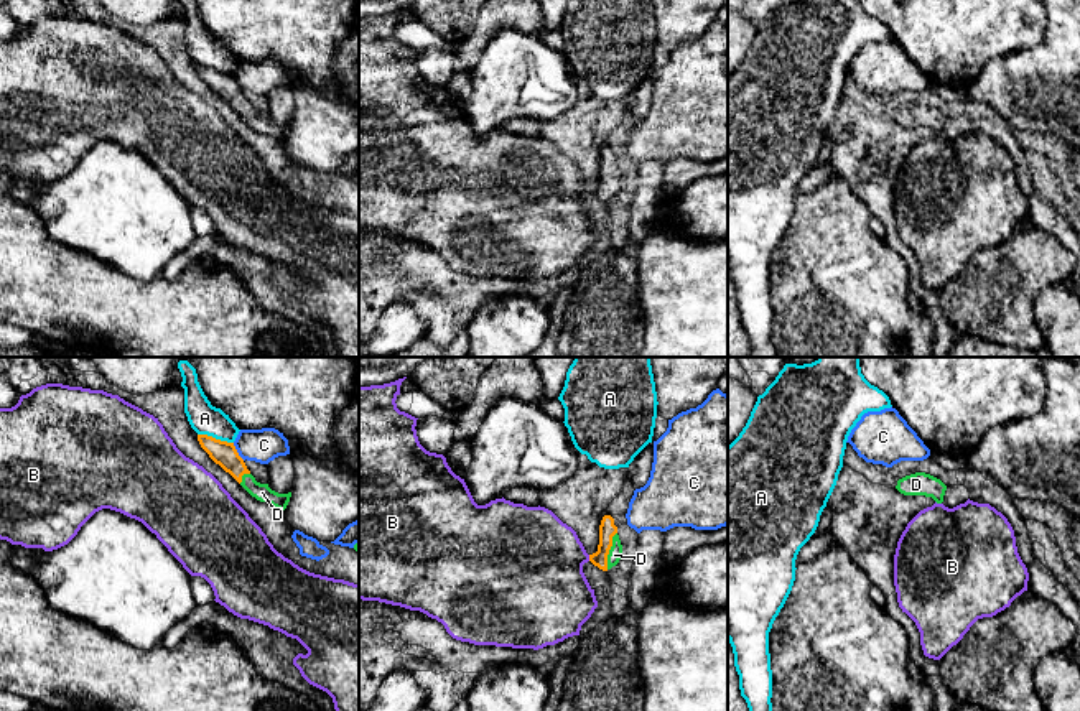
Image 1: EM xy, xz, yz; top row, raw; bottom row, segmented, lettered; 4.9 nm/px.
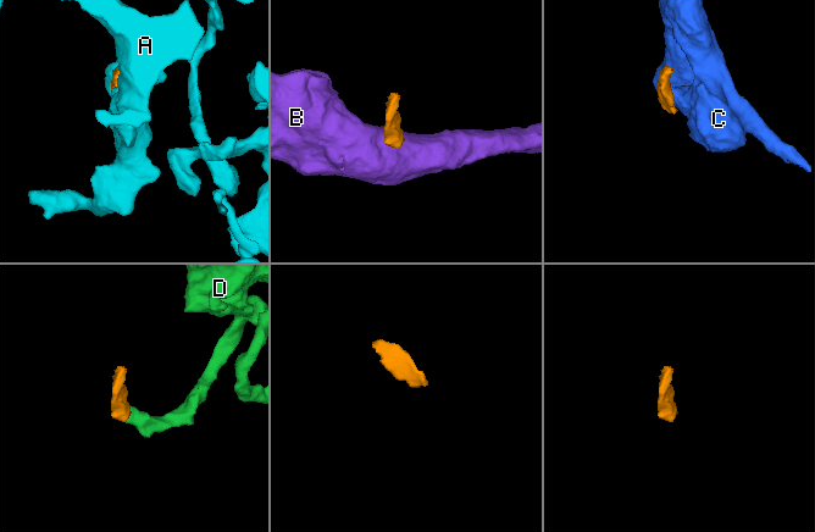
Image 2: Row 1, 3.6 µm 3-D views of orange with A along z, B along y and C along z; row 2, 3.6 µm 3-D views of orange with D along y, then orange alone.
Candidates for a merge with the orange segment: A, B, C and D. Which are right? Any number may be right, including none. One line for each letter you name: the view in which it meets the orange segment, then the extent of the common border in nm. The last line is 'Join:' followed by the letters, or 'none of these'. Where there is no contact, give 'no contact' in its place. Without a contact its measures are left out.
D: contact in xz; length 190 nm
Join: D

